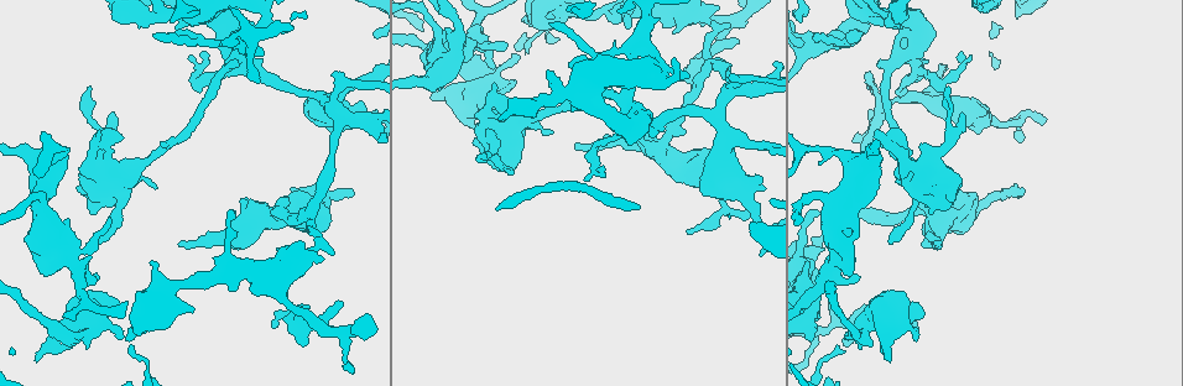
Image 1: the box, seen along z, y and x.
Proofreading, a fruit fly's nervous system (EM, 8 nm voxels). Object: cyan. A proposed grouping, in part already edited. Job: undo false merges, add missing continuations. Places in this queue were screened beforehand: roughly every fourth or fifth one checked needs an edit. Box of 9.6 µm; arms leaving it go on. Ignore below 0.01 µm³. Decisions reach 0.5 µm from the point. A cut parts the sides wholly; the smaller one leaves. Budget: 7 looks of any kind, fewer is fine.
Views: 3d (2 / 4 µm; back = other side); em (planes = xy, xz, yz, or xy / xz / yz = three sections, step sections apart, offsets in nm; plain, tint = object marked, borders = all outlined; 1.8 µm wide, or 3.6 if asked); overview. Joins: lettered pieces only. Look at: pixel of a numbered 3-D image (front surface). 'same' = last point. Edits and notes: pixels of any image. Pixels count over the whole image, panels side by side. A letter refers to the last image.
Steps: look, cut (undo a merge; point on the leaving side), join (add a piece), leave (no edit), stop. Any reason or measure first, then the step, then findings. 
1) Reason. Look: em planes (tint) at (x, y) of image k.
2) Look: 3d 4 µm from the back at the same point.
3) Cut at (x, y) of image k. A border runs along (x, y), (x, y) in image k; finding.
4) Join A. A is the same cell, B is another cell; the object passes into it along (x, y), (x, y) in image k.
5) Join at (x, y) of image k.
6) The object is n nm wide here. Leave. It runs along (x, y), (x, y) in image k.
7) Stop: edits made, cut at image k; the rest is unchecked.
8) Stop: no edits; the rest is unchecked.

Calibre changes. Look: 3d 4 µm at (873, 325) of image 1.

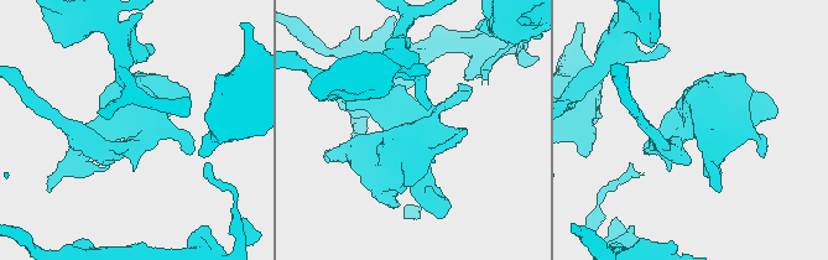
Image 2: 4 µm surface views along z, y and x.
Look: em 3.6 µm yz step 4 (tint) at (691, 128) of image 2.

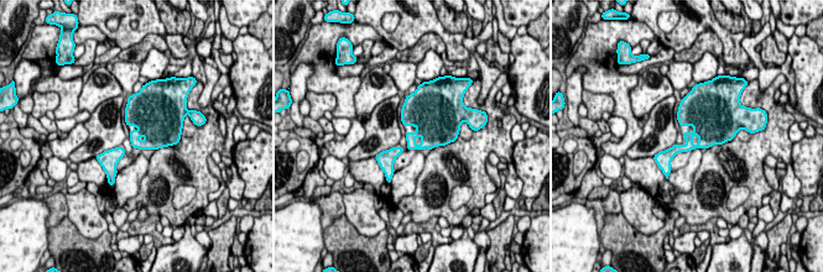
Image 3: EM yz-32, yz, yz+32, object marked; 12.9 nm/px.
Look: em 3.6 µm planes (borders) at the same point.

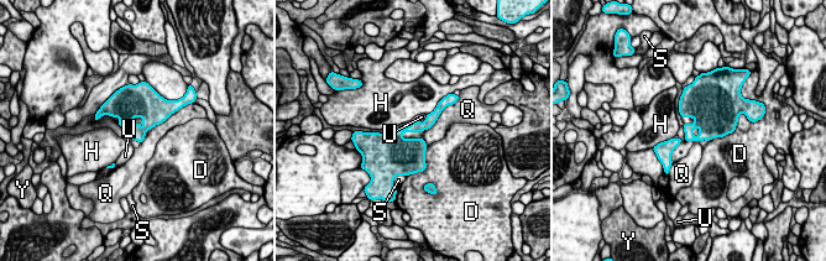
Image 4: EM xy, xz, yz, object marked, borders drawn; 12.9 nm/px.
Leave. D, H, Q, S, U and Y are other cells; a border runs along (683, 128), (685, 141) in image 4; all the same neuron.

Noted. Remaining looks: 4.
An open end. Look: 3d 4 µm at (521, 20) of image 1.

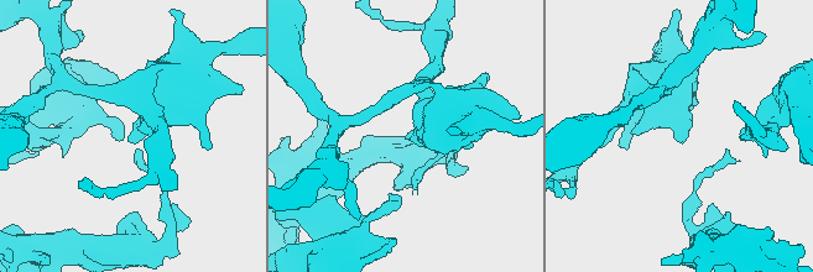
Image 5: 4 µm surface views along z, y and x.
Now the EM. Look: em planes (borders) at (130, 139) of image 5.

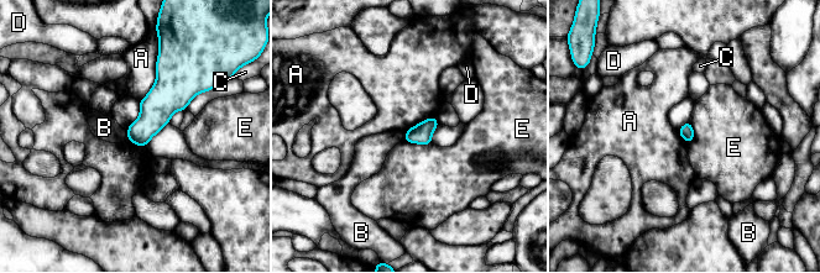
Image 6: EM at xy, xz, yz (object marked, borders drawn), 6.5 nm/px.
Leave. A, B, C, D and E are other cells; a border runs along (158, 53), (155, 84), (139, 101) in image 6; no lettered piece goes on from it.

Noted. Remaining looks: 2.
Thick turns thin. Look: em xz step 16 (plain) at (711, 21) of image 1.

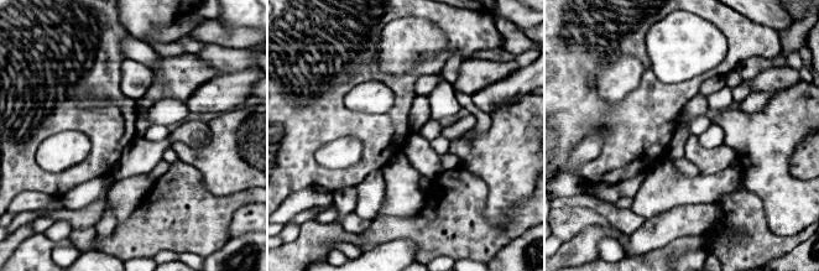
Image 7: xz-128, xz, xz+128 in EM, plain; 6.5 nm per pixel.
See the neighbours. Look: em xz step 16 (borders) at the same point.

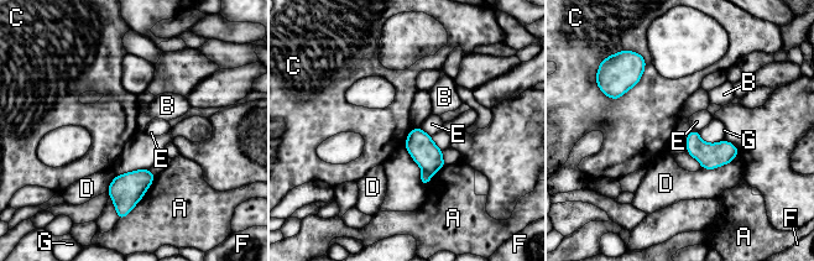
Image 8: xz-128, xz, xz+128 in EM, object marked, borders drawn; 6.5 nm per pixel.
The longest contact is with C, 360 nm. Cut at (426, 154) of image 8. A, B, C, D, E, F and G are other cells; a border runs along (423, 170), (432, 175) in image 8; a second neuron is stuck on.

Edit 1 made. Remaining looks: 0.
Stop: edits made, cut at image 8; the rest is unchecked.

